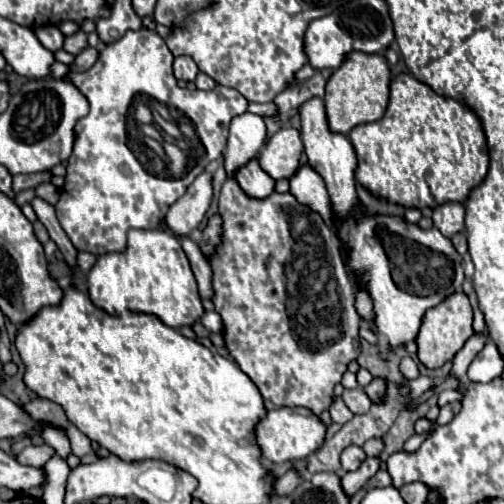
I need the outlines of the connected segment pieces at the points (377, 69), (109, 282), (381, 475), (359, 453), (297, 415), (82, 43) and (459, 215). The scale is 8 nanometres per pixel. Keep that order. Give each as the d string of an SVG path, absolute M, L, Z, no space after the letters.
M361 51L347 53L343 65L333 71L325 85L325 109L329 127L337 133L347 135L355 125L381 119L389 101L389 81L391 71L385 55L369 55Z
M131 229L127 249L121 253L101 255L91 273L87 273L87 283L93 305L111 315L125 309L153 313L169 327L179 329L183 325L197 323L205 313L181 243L167 231Z
M379 469L375 473L375 477L369 479L369 483L367 483L367 487L387 487L387 485L391 485L391 477L385 469Z
M349 445L343 453L341 453L341 465L343 465L343 471L355 471L359 469L359 465L365 461L365 451L357 445Z
M305 407L273 409L267 413L267 417L263 421L259 421L259 425L255 429L259 447L263 449L263 457L273 463L285 463L285 461L297 461L297 459L309 457L323 445L325 433L327 433L325 423L313 411L309 411Z
M79 31L79 33L71 35L71 37L65 37L65 45L63 45L63 49L65 49L67 53L77 55L77 53L81 53L85 47L87 47L87 33Z
M443 203L433 211L433 225L445 237L453 237L455 233L465 229L463 217L465 217L465 209L461 203Z

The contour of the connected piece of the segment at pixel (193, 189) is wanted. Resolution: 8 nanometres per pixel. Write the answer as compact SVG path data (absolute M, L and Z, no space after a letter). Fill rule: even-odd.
M201 173L187 189L183 197L179 197L167 211L165 215L165 225L167 229L177 237L189 237L193 229L199 227L201 219L205 217L209 203L211 203L211 175Z

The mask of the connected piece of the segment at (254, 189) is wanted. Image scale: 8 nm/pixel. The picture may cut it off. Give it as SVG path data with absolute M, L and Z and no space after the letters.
M257 157L249 159L243 167L239 167L237 173L235 173L235 179L237 179L237 183L241 185L241 189L243 189L247 195L251 195L251 197L263 199L263 197L271 195L271 191L275 189L275 179L269 177L269 175L261 169Z

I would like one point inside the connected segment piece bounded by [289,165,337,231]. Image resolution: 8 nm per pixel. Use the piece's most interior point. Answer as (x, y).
(308, 187)

